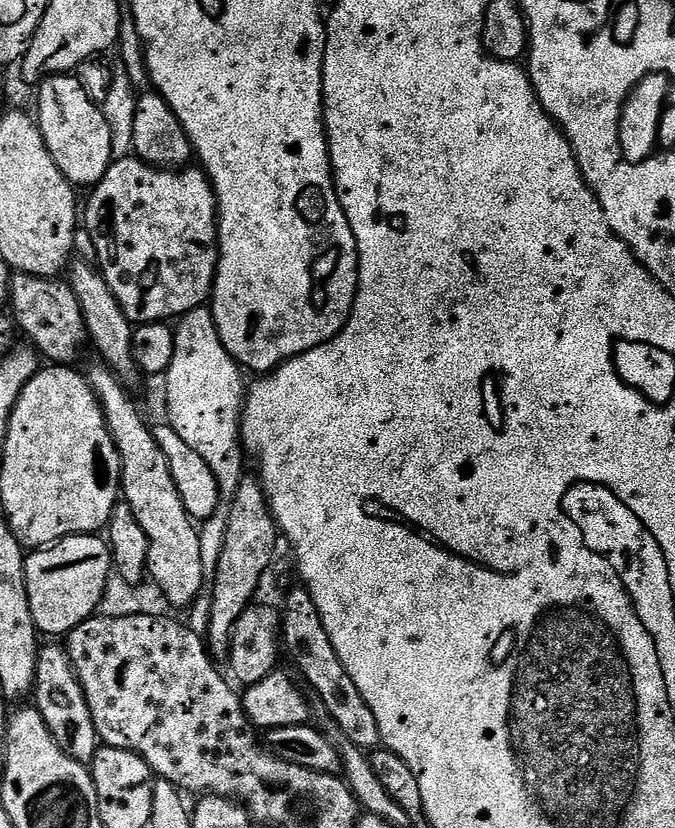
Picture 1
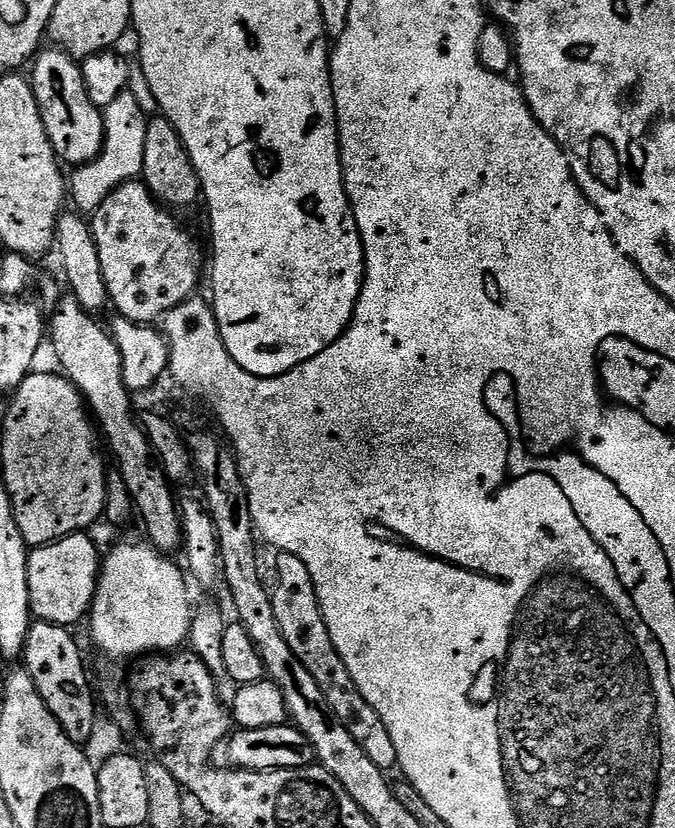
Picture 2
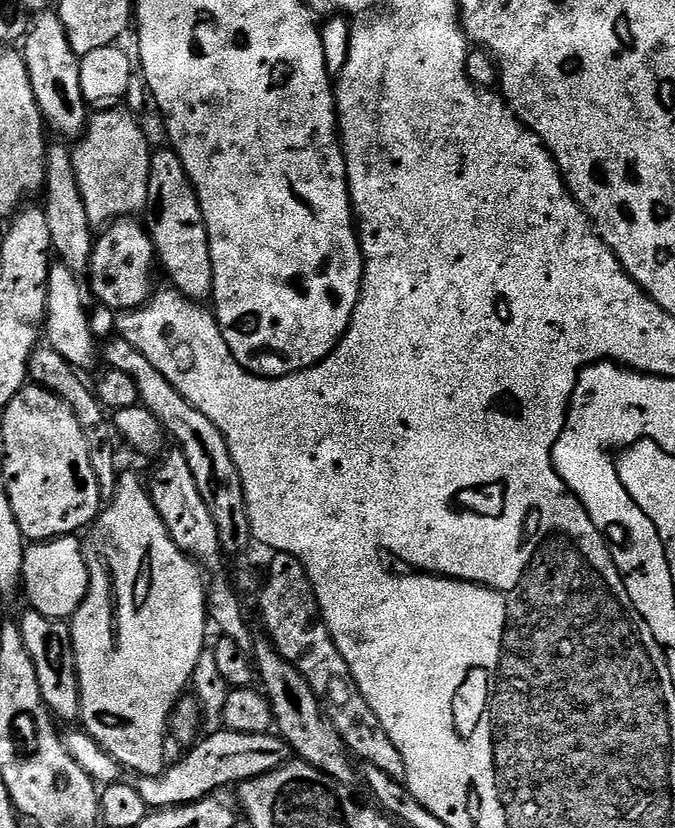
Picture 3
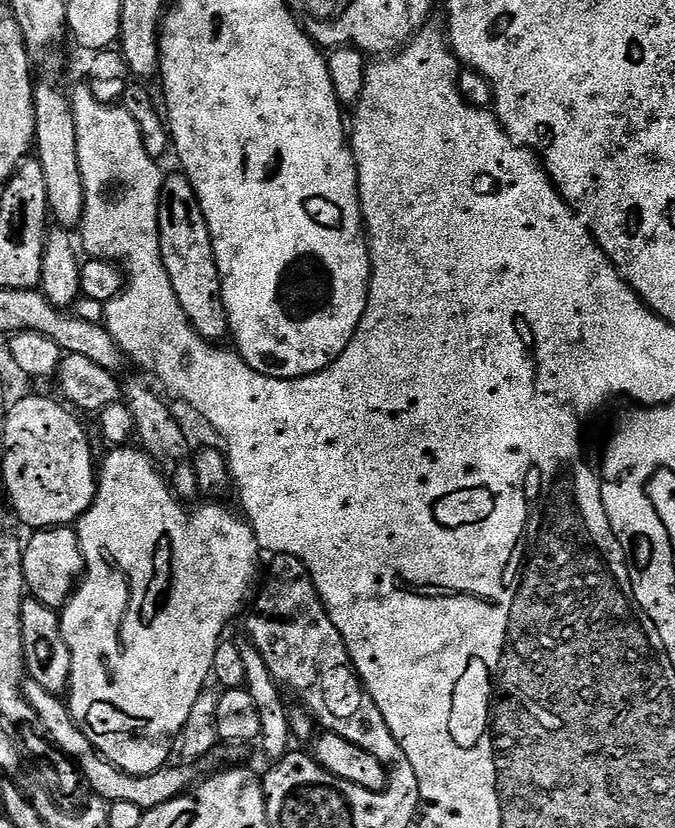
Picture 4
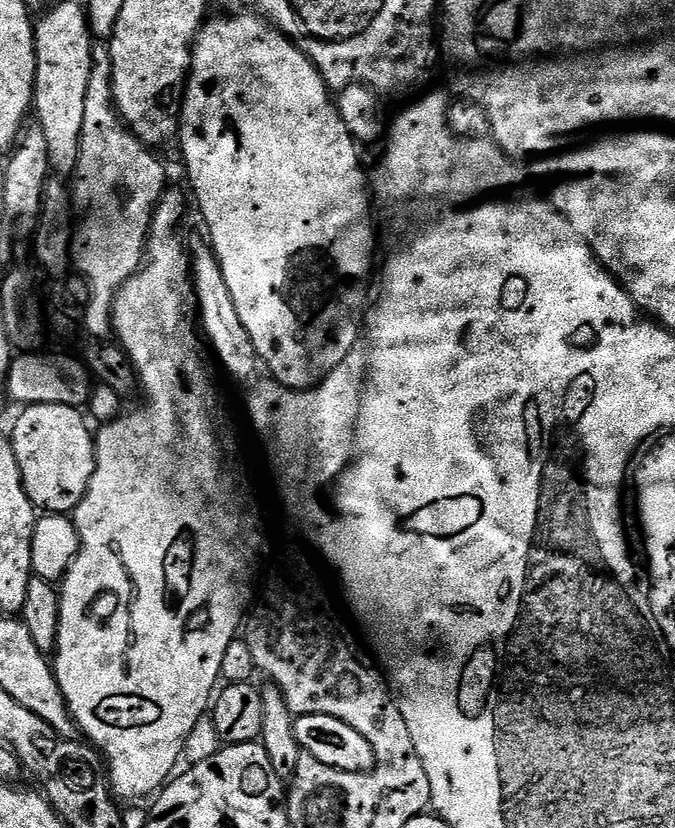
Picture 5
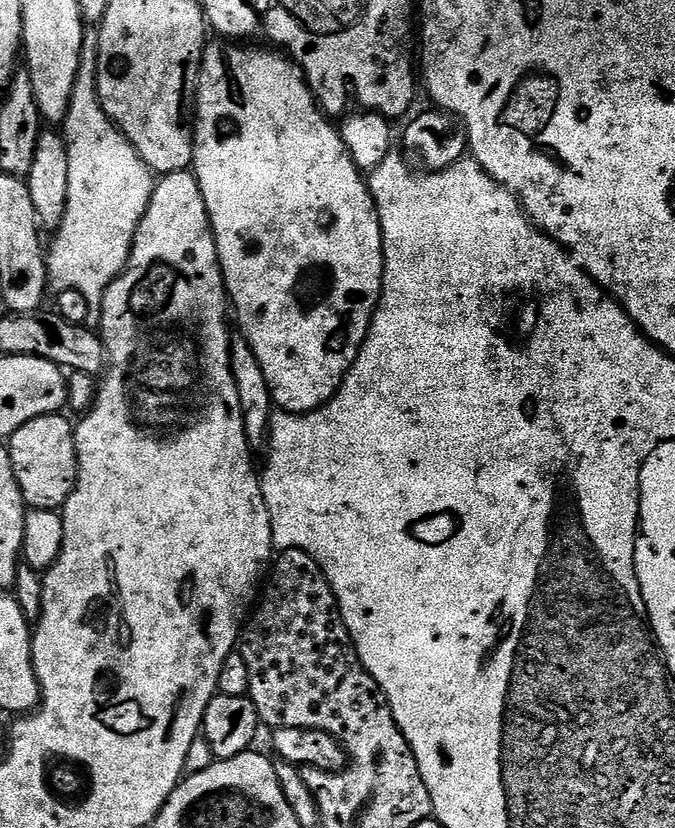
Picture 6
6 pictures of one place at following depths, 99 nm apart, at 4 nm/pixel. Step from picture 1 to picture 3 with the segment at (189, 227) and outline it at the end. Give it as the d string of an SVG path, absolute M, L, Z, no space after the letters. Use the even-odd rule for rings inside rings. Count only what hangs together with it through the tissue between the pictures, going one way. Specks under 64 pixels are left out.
M121 218L115 222L109 223L103 229L104 232L95 237L94 247L92 249L92 266L90 277L92 276L92 292L97 296L99 303L103 307L113 310L131 310L142 308L148 303L153 291L152 271L157 271L158 257L156 247L152 244L152 238L147 227L139 224L136 218Z

